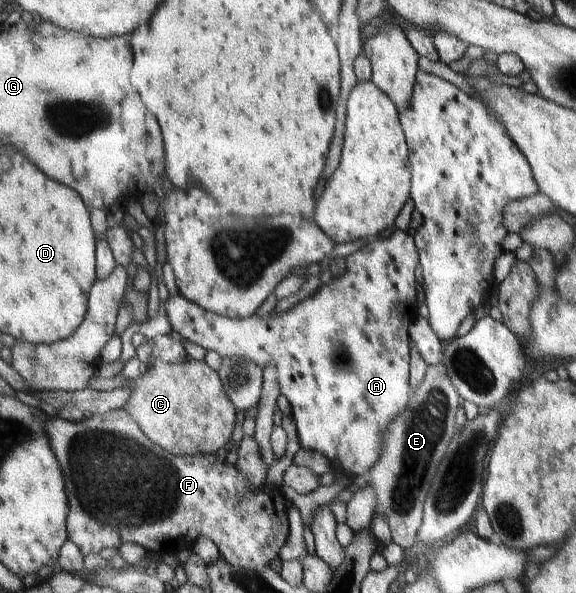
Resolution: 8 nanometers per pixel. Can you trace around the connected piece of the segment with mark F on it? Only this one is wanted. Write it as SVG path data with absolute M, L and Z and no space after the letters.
M125 409L111 410L110 412L93 414L81 421L67 421L57 417L47 417L44 430L48 434L50 446L60 462L60 470L62 472L62 480L64 480L64 490L66 490L66 498L68 498L68 516L66 516L66 530L68 530L68 539L70 539L85 556L91 552L94 554L102 553L108 549L111 552L117 551L124 543L139 544L145 548L148 553L156 555L164 555L168 553L178 553L184 548L192 548L196 540L200 536L210 538L218 547L221 558L226 560L232 566L245 568L246 570L262 570L268 566L276 556L279 556L280 549L288 540L290 534L290 521L286 507L285 497L281 489L262 484L262 488L252 486L244 474L240 474L236 470L236 466L225 462L223 454L196 454L194 456L174 456L174 454L160 448L154 444L150 438L142 432L142 428L136 424L136 420L132 418L132 414L128 414Z

